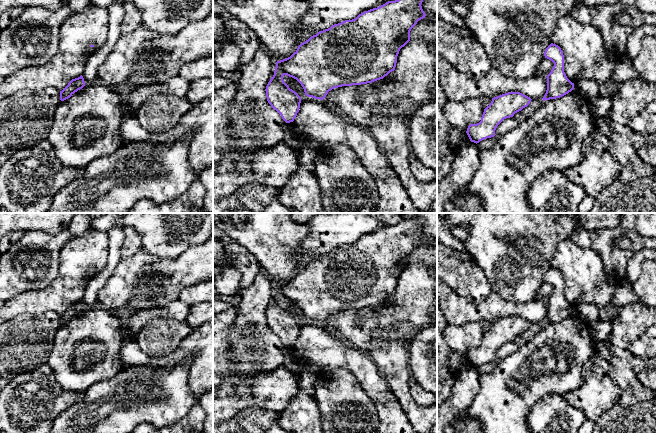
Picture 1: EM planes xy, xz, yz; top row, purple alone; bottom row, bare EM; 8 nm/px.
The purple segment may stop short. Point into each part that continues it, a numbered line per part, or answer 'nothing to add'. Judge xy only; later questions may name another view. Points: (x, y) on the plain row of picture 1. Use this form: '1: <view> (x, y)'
nothing to add

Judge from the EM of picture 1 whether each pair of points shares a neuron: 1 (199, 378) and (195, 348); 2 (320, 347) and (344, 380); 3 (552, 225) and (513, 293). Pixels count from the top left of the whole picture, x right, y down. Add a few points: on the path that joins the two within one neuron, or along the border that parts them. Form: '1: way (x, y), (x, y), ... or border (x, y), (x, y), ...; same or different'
1: way (199, 371), (199, 355); same
2: border (321, 371), (345, 368), (357, 380); different
3: way (535, 242), (515, 267), (515, 276); same

